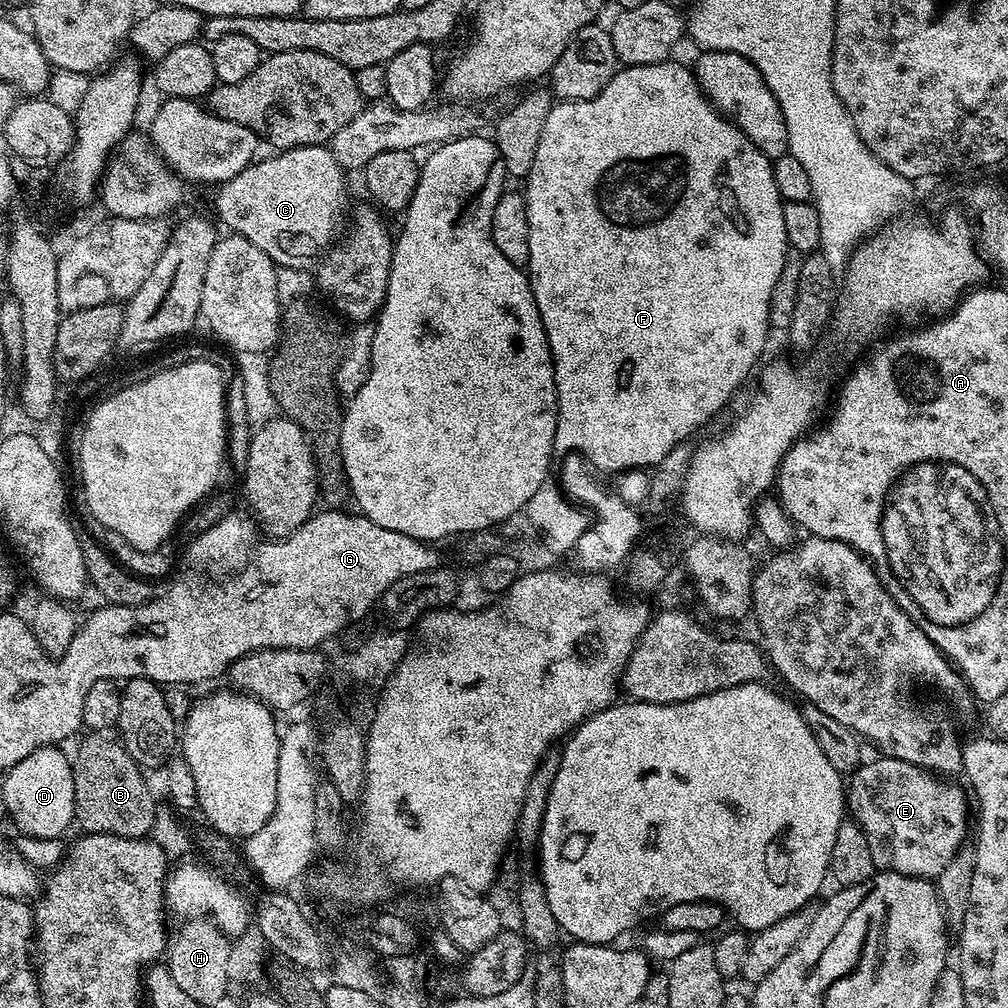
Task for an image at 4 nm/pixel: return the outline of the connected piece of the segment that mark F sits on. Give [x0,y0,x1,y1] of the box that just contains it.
[523,58,789,474]

